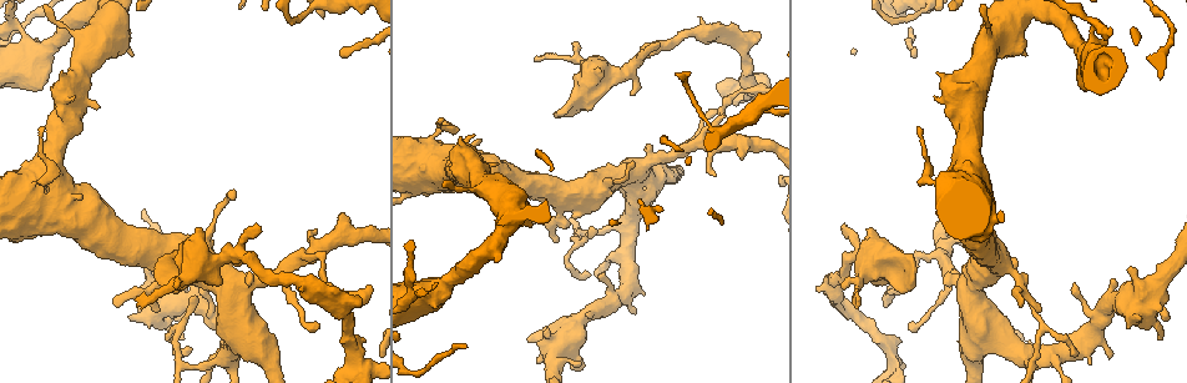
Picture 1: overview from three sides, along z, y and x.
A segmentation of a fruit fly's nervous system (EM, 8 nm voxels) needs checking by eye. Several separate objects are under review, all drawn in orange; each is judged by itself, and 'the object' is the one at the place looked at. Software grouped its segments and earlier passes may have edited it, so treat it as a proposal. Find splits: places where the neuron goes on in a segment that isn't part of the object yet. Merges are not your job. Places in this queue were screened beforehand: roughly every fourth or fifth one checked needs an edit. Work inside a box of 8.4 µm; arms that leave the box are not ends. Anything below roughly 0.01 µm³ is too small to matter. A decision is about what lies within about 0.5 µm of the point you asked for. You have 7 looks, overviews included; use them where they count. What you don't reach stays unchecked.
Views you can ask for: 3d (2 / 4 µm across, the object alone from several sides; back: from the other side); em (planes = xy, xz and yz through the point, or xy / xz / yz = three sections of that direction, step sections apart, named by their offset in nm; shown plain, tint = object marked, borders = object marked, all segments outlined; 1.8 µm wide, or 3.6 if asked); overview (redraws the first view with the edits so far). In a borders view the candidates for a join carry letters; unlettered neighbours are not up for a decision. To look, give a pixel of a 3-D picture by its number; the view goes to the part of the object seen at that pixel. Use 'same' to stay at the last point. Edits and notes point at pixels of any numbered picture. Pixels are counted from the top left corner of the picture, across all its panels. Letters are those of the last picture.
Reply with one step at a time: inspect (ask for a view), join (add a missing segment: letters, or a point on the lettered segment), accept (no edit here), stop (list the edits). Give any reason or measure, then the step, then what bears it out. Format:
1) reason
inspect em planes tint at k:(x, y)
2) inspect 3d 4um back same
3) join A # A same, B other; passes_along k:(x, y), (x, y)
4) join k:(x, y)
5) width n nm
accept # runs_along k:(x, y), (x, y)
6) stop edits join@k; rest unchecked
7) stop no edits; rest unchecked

branch stops here
inspect 3d 2um at 1:(1159, 307)

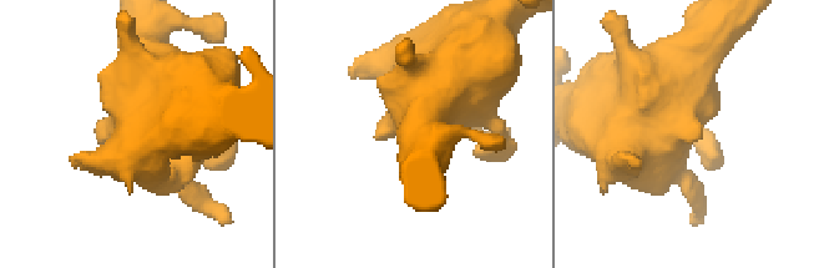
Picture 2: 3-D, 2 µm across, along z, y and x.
inspect em yz step 4 borders at 2:(699, 137)

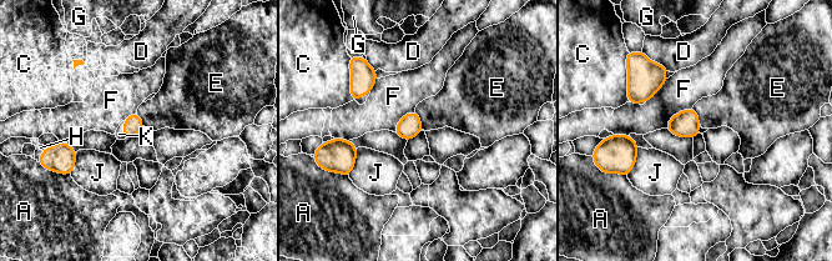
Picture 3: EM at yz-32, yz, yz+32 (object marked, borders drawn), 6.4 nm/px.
inspect em planes borders same

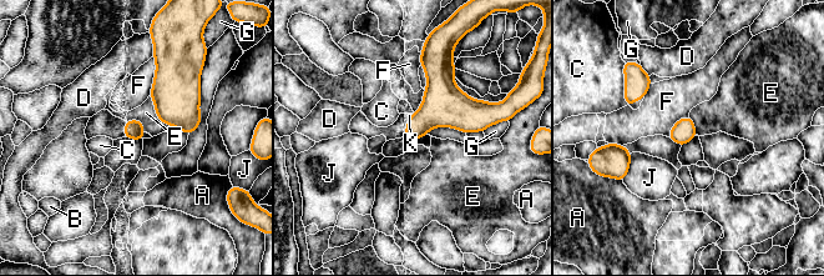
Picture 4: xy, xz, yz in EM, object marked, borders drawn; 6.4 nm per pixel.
longest_contact E 300 nm
join K # A other, B other, C other, D other, E other, F other, G other, J other, K same; the neuron continues

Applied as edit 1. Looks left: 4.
thick end
inspect 3d 4um at 1:(460, 138)

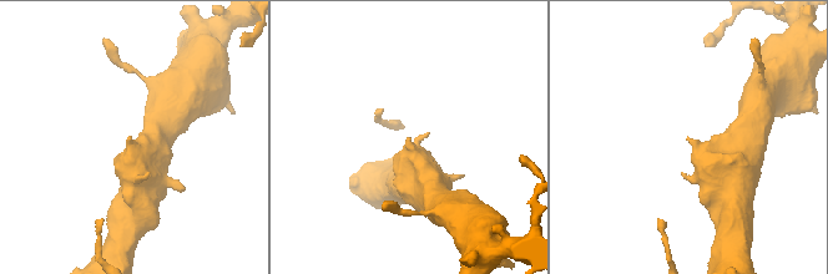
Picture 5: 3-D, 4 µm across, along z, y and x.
inspect em 3.6um planes borders at 5:(687, 136)

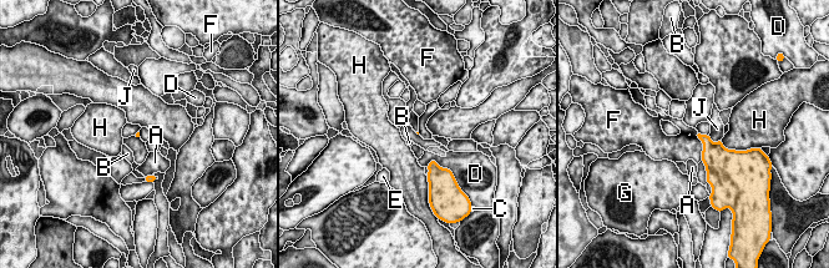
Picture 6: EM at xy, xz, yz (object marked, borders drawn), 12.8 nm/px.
accept # A other, B other, C other, D other, E other, F other, G other, H other, J other; border 6:(697, 131), (702, 160); no lettered segment goes on from it

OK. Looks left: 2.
stop edits join@4; rest unchecked

